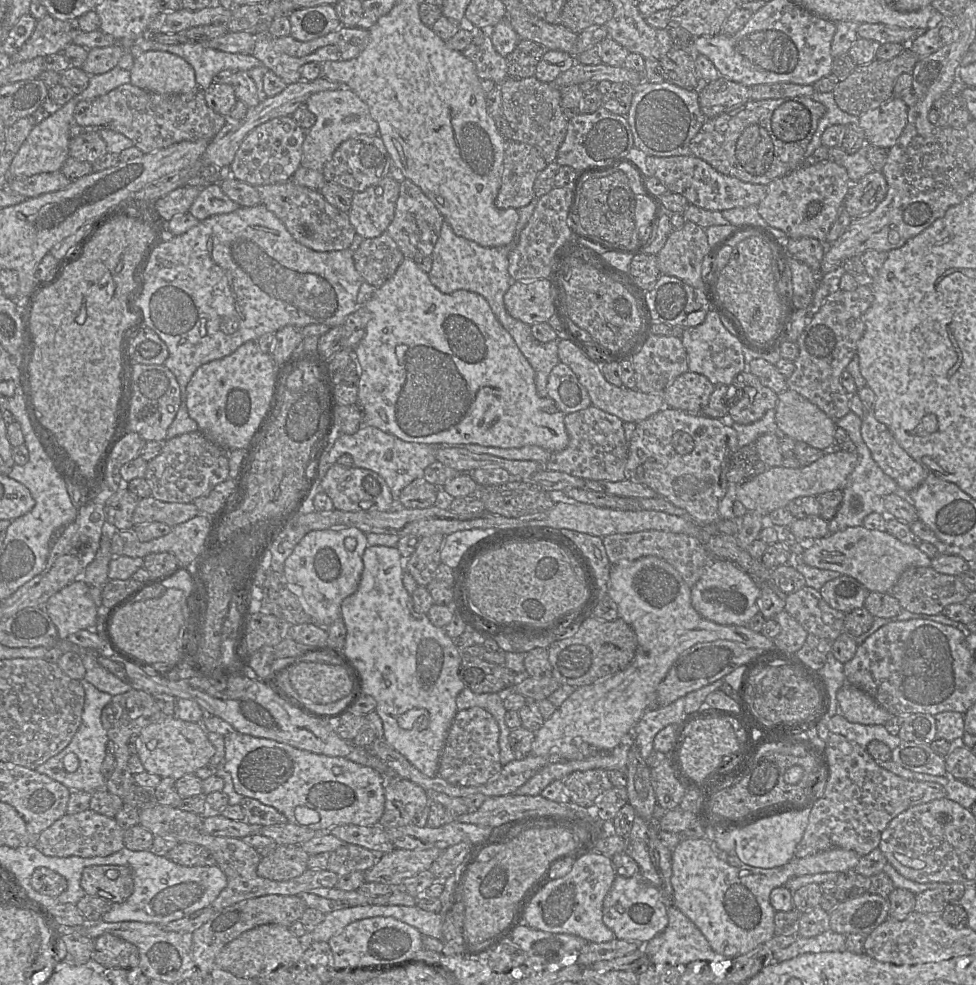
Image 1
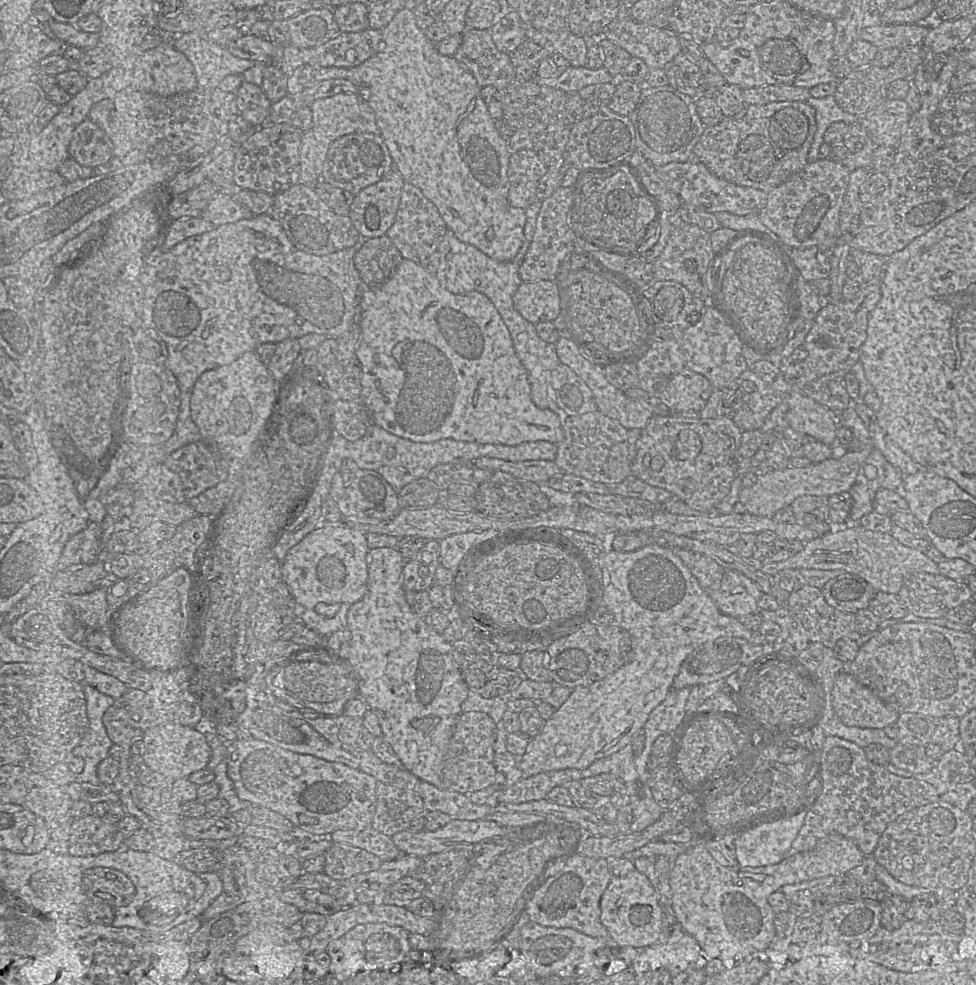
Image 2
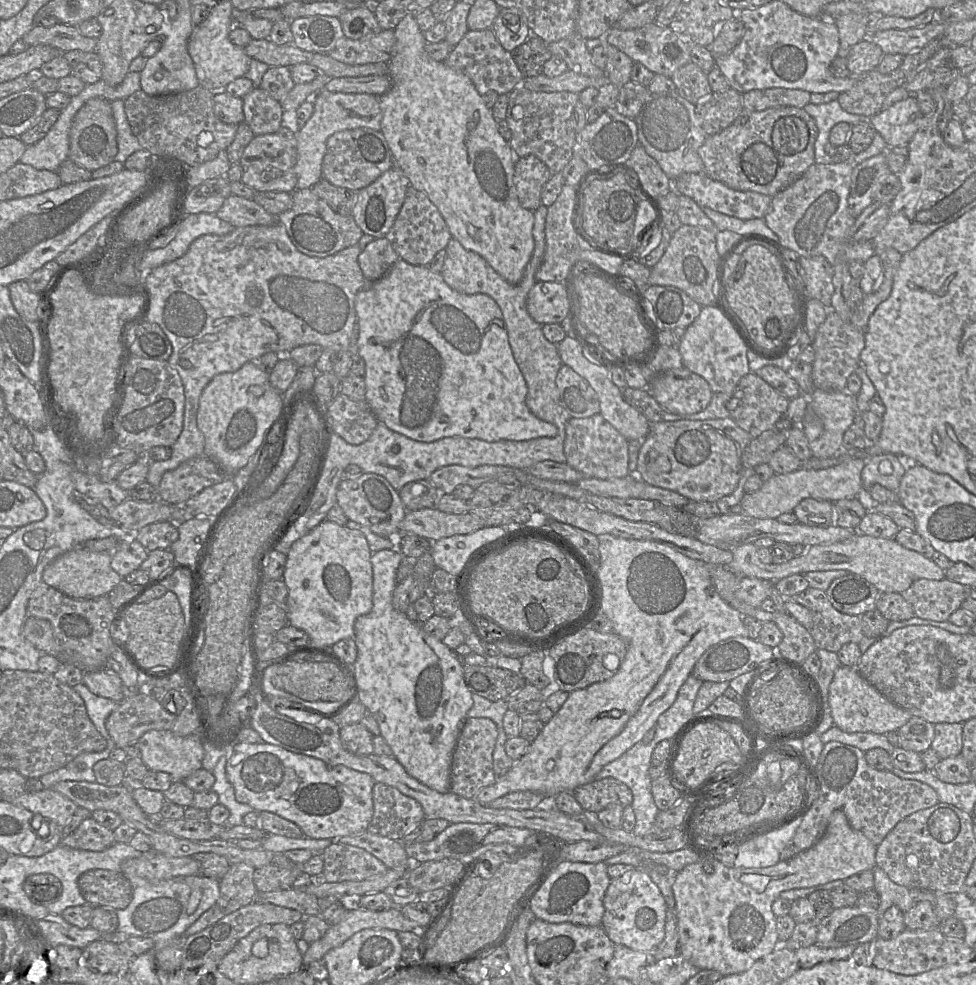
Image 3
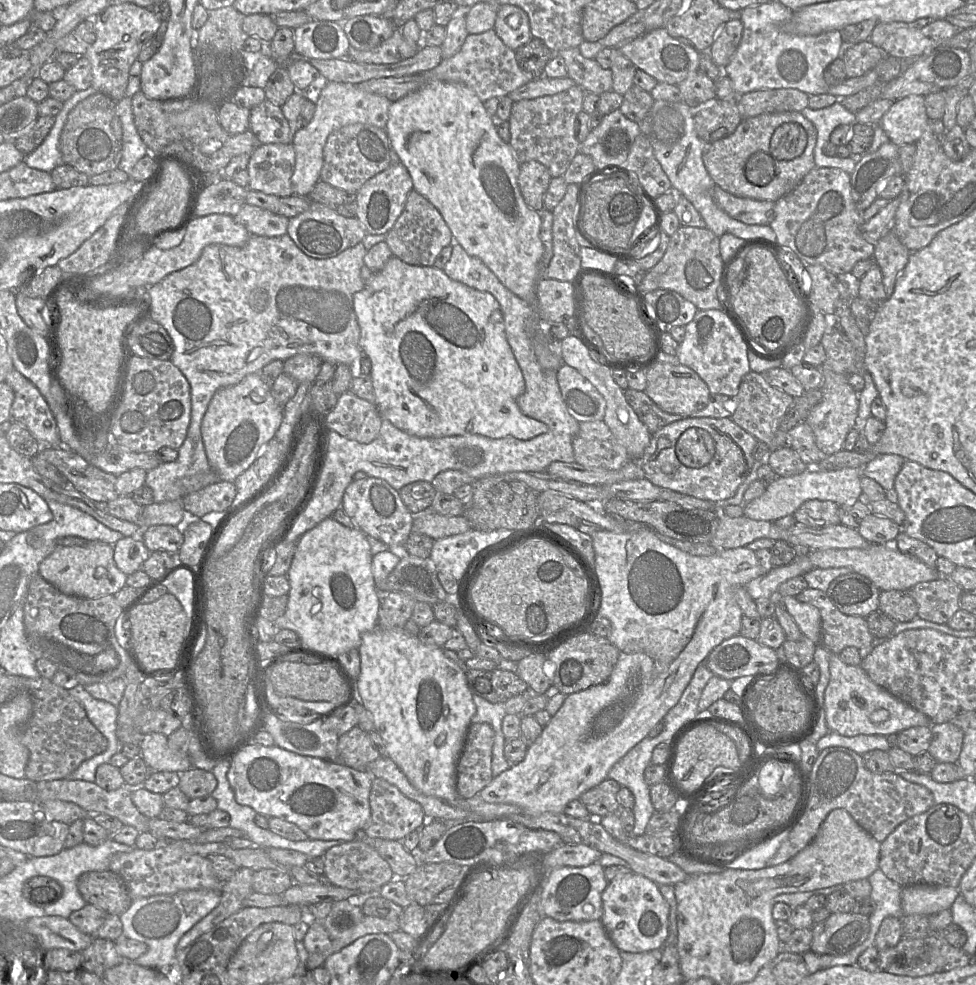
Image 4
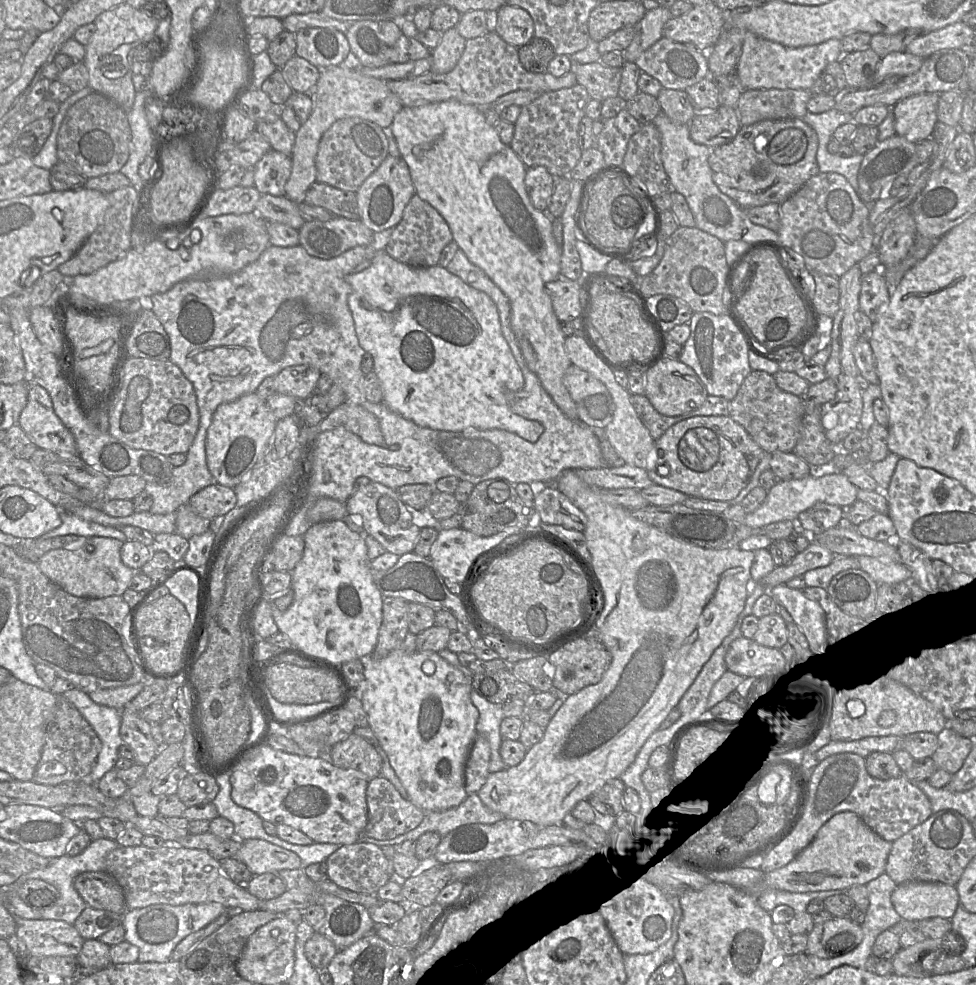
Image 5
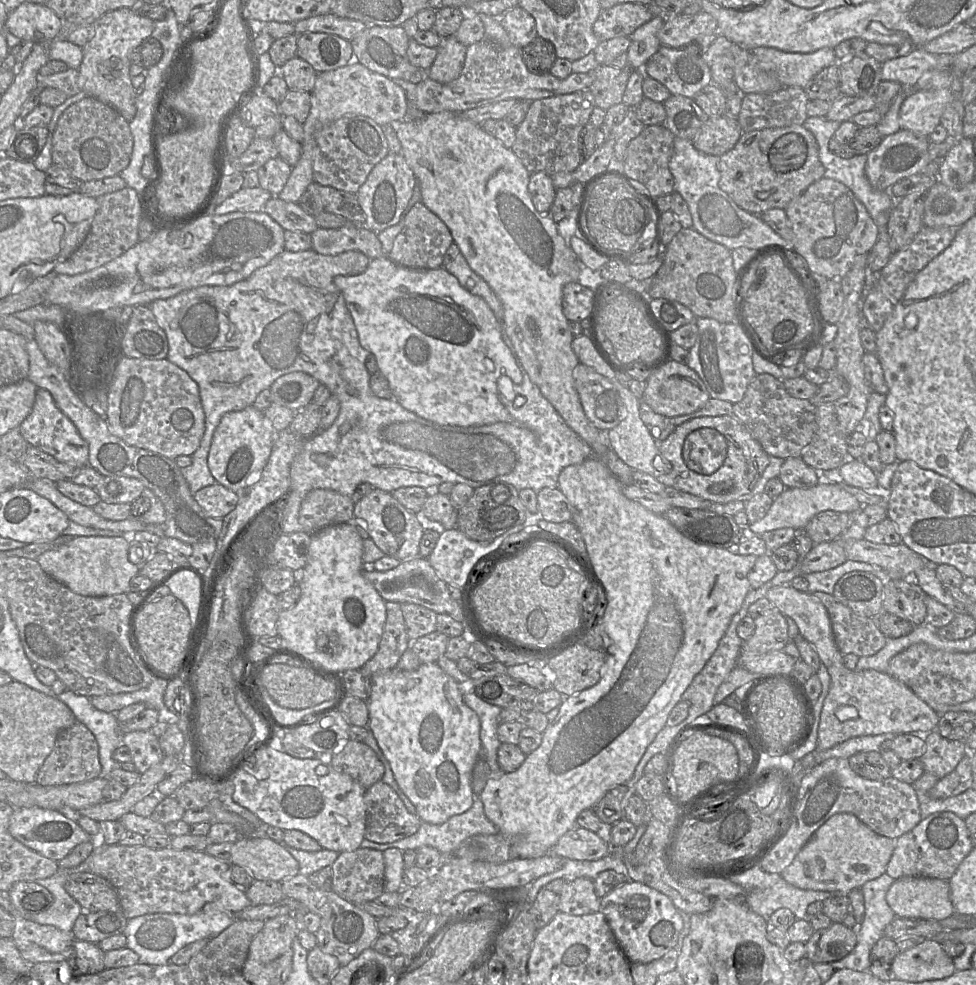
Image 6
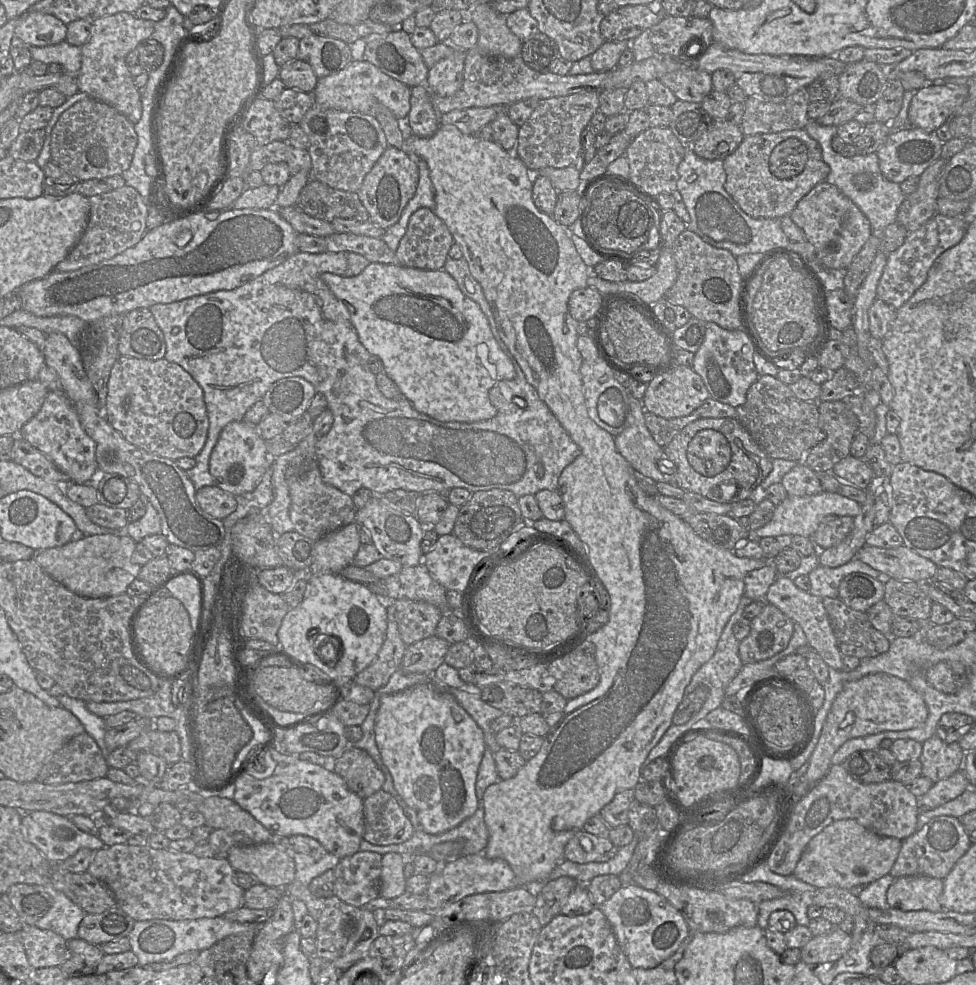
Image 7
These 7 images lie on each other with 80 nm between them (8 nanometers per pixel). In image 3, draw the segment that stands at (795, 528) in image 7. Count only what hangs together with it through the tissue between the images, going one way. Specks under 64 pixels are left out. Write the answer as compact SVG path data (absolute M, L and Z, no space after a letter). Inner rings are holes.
M853 457L825 469L799 469L786 474L774 474L763 482L759 490L743 495L740 502L743 514L760 519L776 519L781 514L792 512L803 499L813 498L833 503L842 499L854 499L862 490L861 471L865 462L865 459Z

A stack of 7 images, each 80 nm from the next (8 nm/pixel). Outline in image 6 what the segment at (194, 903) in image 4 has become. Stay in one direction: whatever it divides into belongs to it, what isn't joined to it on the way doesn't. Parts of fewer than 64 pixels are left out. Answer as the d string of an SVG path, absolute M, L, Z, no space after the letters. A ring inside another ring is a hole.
M203 912L192 915L173 913L145 914L128 920L124 935L127 947L139 955L139 963L165 965L184 946L218 936L235 920L234 914L227 912Z

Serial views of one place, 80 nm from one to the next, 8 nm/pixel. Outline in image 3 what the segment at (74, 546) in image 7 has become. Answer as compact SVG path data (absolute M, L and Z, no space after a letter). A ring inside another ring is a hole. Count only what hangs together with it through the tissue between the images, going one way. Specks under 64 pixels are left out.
M73 549L49 564L43 572L42 579L47 585L75 599L107 595L122 580L122 577L112 569L111 559L109 552Z

